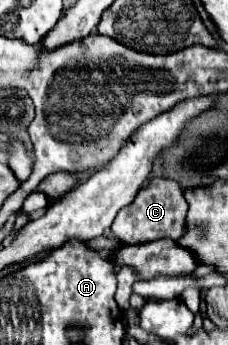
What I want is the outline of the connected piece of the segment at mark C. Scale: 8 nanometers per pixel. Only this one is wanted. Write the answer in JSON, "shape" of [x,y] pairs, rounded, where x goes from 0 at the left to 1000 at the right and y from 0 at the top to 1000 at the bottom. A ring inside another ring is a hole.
{"shape":[[[684,513],[658,525],[649,542],[623,542],[605,554],[596,577],[570,594],[553,594],[518,612],[518,623],[482,658],[482,675],[509,693],[544,699],[553,710],[623,710],[623,704],[719,693],[719,687],[746,687],[772,699],[807,681],[816,612],[825,612],[825,588],[807,577],[798,542],[754,519]]]}

